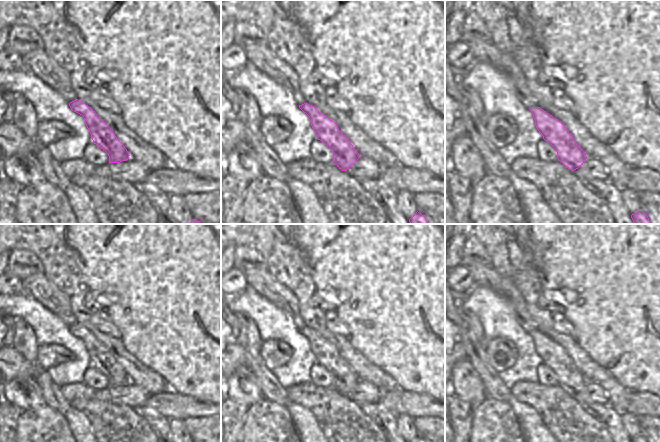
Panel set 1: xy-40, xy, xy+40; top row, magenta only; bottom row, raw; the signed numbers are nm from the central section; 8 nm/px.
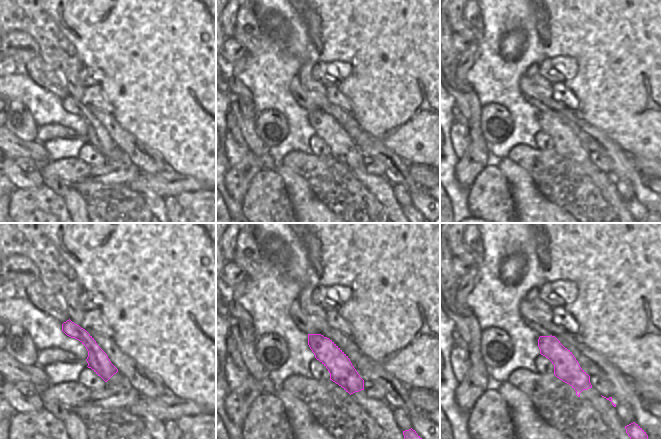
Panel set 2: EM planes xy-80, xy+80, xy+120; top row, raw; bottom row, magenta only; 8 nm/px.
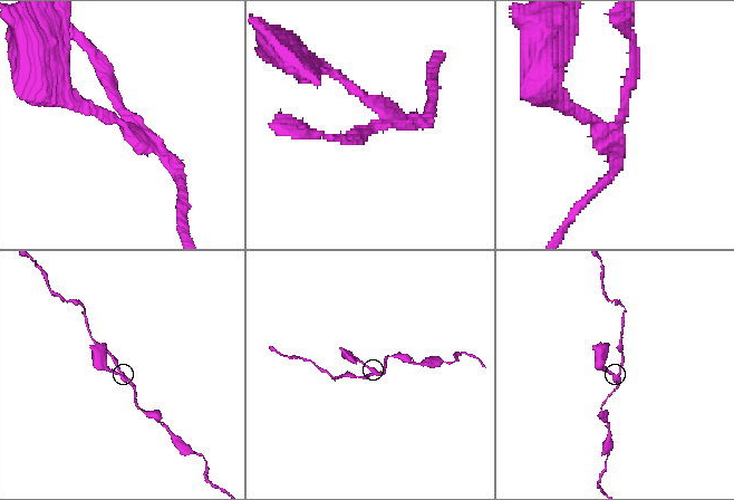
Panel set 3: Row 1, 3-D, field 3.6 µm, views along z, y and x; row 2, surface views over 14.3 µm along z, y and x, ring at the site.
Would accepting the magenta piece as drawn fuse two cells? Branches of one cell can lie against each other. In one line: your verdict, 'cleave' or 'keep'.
cleave

